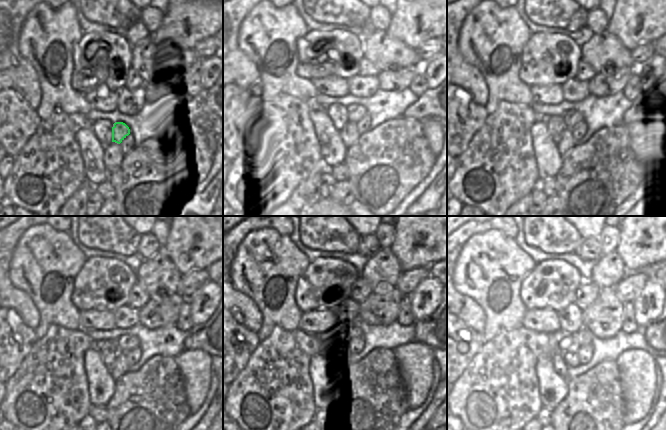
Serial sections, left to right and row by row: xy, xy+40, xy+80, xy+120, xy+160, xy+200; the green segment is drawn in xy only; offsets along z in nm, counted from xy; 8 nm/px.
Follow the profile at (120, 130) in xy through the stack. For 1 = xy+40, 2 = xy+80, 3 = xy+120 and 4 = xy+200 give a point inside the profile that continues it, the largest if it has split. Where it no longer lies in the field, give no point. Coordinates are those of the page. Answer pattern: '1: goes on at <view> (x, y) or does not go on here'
1: goes on at xy+40 (338, 113)
2: goes on at xy+80 (572, 117)
3: goes on at xy+120 (126, 342)
4: goes on at xy+200 (584, 336)

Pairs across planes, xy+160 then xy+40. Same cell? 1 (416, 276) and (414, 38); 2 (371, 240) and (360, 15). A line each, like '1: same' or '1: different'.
1: different
2: different

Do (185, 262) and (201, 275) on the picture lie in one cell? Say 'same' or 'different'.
different

